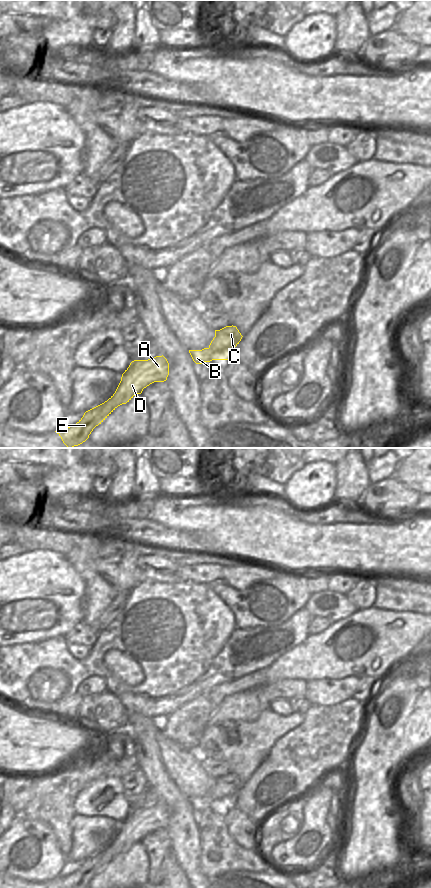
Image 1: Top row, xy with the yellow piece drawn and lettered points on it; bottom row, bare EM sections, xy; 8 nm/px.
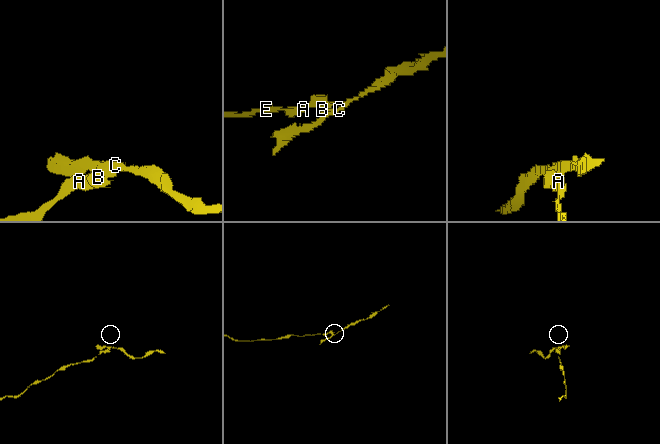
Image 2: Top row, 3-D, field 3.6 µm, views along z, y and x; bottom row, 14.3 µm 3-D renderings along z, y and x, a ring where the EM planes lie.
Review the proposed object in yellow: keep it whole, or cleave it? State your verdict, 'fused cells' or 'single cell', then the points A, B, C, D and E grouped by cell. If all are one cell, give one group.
fused cells; A B D E / C

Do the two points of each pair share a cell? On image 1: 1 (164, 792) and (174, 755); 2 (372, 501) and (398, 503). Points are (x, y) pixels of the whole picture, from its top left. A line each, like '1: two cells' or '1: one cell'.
1: two cells
2: one cell

